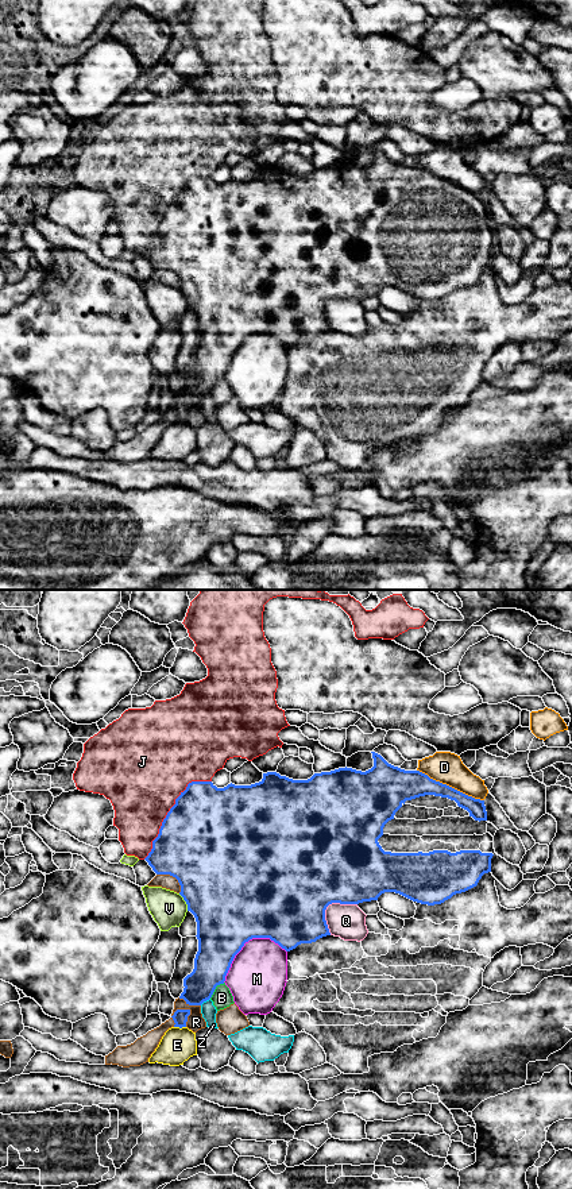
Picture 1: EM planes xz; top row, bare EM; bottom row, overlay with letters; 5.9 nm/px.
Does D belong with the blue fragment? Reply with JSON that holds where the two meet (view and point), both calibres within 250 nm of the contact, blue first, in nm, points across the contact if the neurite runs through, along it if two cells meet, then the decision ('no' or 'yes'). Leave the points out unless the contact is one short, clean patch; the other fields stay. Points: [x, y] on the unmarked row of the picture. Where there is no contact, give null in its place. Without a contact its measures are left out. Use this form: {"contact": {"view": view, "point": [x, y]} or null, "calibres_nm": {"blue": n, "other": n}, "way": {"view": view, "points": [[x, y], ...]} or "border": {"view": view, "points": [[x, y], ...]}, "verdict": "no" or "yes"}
{"contact": {"view": "xz", "point": [451, 182]}, "calibres_nm": {"blue": 180, "other": 190}, "verdict": "no"}

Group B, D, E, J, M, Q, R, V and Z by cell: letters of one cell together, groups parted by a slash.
B V / D / E / J / M / Q / R / Z

